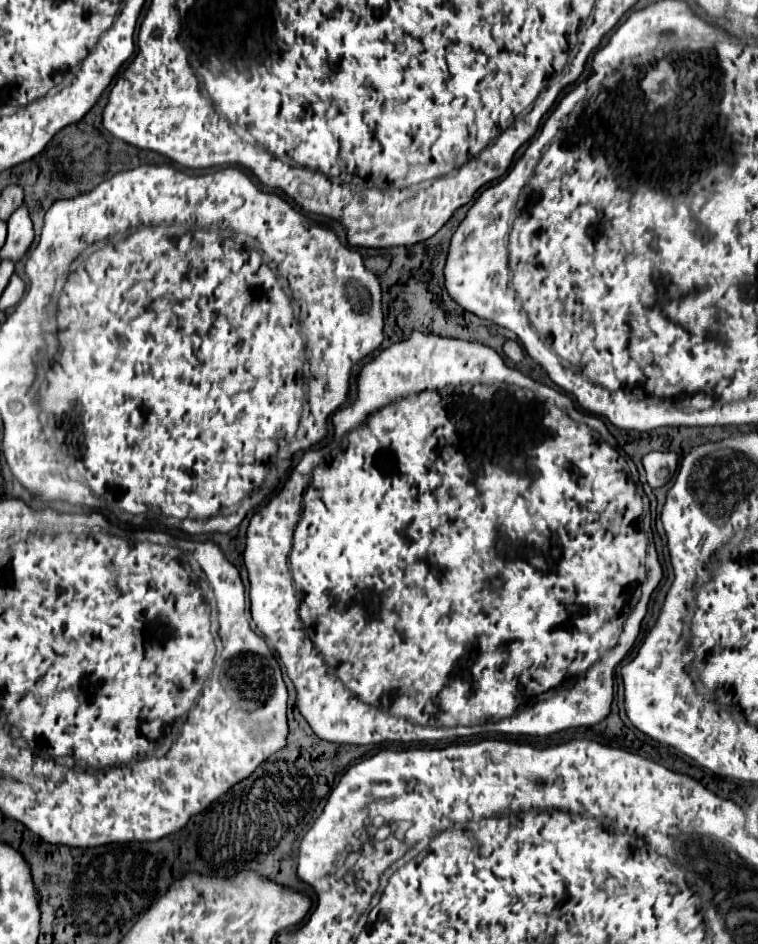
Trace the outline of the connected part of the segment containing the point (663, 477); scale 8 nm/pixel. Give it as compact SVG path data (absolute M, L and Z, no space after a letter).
M650 452L642 460L646 468L646 480L652 488L660 488L666 482L672 480L676 466L678 466L678 456L676 452Z

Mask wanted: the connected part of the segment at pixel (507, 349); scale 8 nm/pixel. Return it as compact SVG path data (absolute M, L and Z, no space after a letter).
M506 340L504 342L504 354L512 360L512 362L520 362L522 360L522 348L518 342L514 340Z

